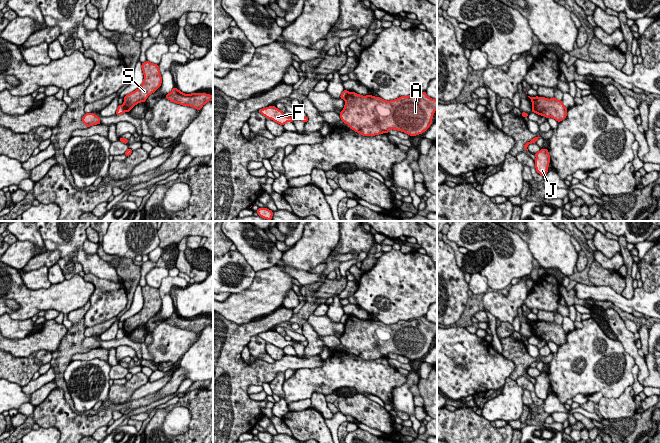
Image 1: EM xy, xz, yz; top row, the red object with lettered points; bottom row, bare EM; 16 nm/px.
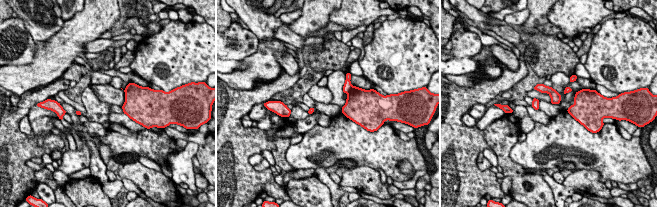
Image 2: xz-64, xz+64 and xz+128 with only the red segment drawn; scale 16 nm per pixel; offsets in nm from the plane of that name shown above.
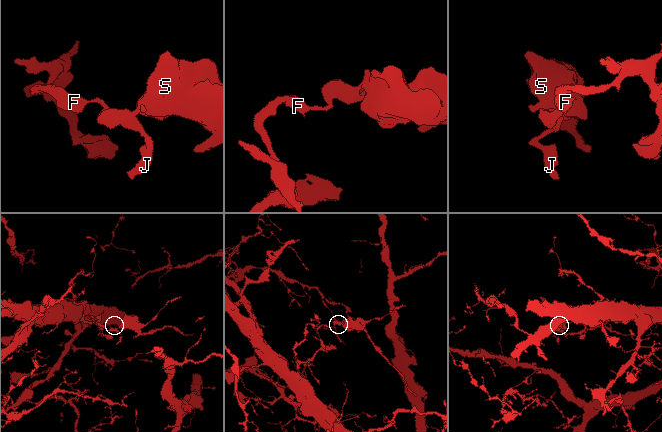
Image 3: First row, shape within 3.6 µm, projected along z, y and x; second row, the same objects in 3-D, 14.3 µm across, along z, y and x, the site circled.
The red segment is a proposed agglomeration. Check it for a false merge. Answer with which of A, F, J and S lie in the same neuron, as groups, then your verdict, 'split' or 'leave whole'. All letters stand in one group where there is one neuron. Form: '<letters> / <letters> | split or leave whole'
A S / F J | split

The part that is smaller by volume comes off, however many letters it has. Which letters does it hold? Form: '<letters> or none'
A, S

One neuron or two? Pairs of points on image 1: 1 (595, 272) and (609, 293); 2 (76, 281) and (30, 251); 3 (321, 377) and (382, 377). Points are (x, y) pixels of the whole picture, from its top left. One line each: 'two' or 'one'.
1: two
2: two
3: one

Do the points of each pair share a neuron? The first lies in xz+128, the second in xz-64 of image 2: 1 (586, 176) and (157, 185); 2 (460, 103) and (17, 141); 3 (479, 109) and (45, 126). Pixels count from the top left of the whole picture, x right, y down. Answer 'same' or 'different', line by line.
1: same
2: same
3: same

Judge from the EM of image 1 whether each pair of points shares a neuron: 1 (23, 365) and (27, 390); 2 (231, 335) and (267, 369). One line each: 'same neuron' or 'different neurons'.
1: different neurons
2: same neuron

